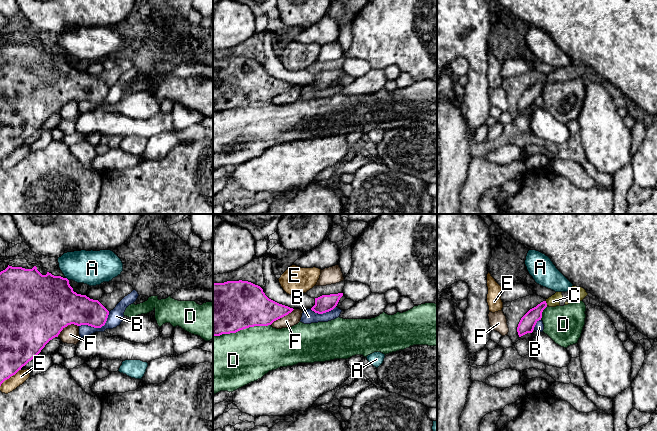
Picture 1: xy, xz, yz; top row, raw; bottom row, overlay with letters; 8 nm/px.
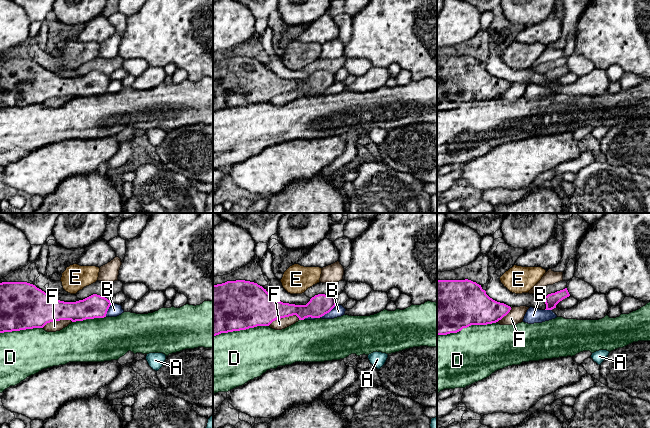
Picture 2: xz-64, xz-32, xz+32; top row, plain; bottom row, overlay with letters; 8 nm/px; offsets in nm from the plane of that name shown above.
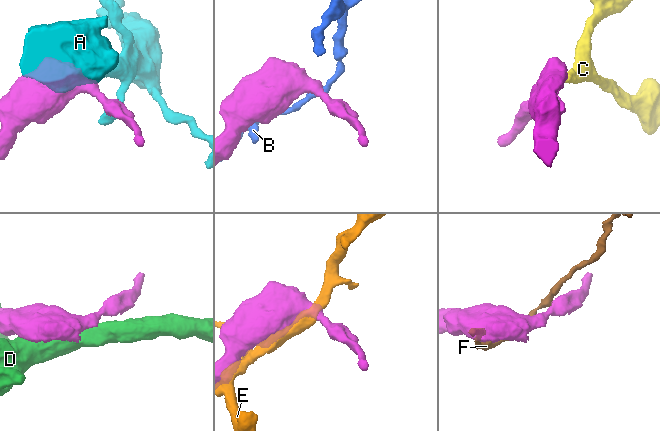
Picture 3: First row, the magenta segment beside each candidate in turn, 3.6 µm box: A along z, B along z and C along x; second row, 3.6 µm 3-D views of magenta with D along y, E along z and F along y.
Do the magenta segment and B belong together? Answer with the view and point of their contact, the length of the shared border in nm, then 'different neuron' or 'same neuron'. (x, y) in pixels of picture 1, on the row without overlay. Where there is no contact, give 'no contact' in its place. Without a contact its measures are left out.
meets magenta in xy at (97, 103); contact 280 nm long; different neuron

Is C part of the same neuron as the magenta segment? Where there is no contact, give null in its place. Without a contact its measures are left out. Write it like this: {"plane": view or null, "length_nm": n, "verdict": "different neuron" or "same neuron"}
{"plane": "yz", "length_nm": 40, "verdict": "same neuron"}

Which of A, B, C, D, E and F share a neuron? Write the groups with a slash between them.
A / B / C / D / E / F

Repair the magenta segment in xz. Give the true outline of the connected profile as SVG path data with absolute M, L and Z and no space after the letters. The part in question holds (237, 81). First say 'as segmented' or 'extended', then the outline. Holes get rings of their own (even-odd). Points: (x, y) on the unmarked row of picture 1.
as segmented; M248 57L213 59L213 112L236 109L254 102L268 102L294 85L269 75L263 65Z

